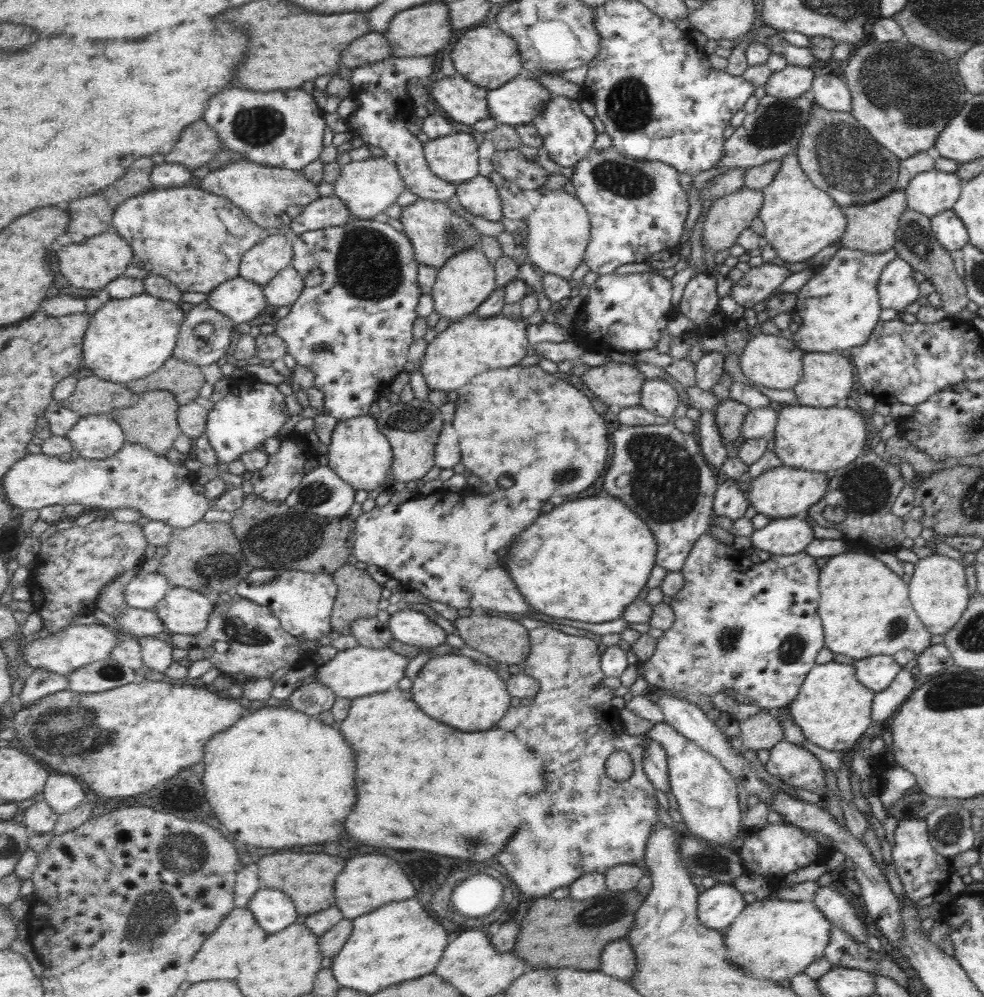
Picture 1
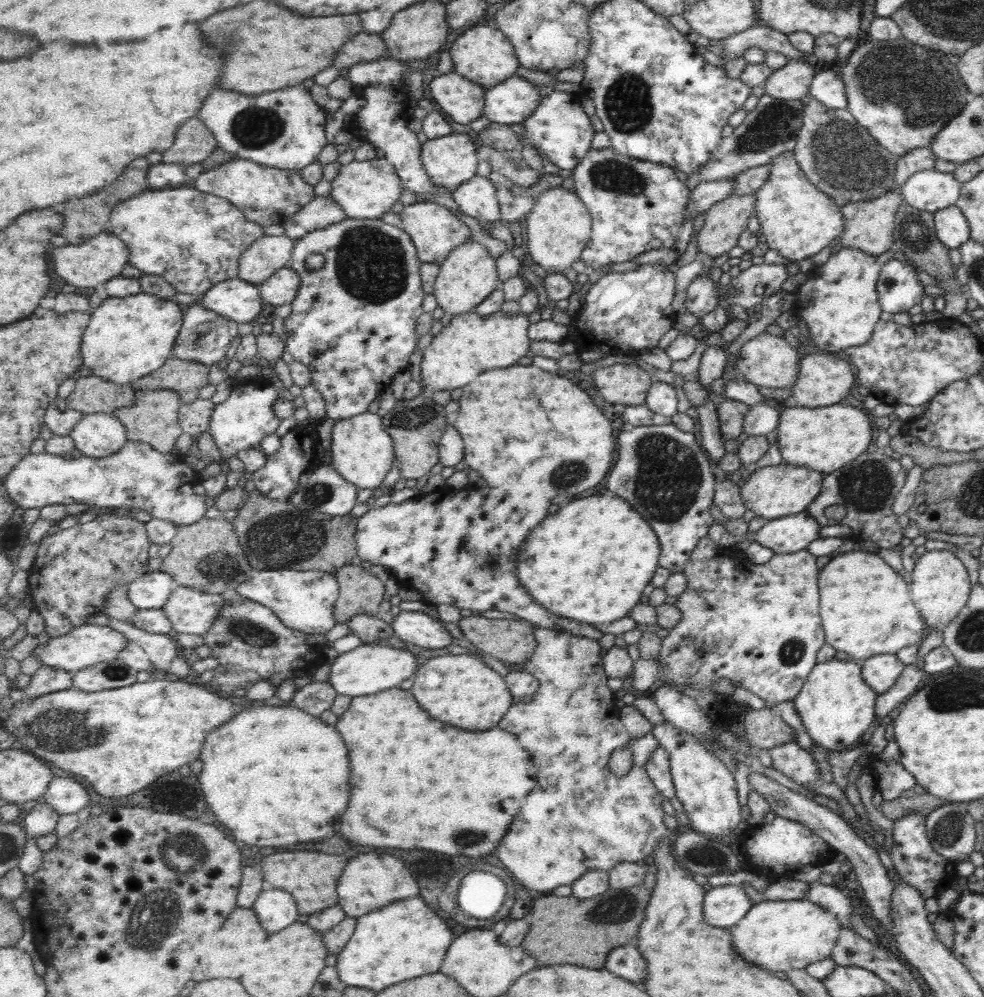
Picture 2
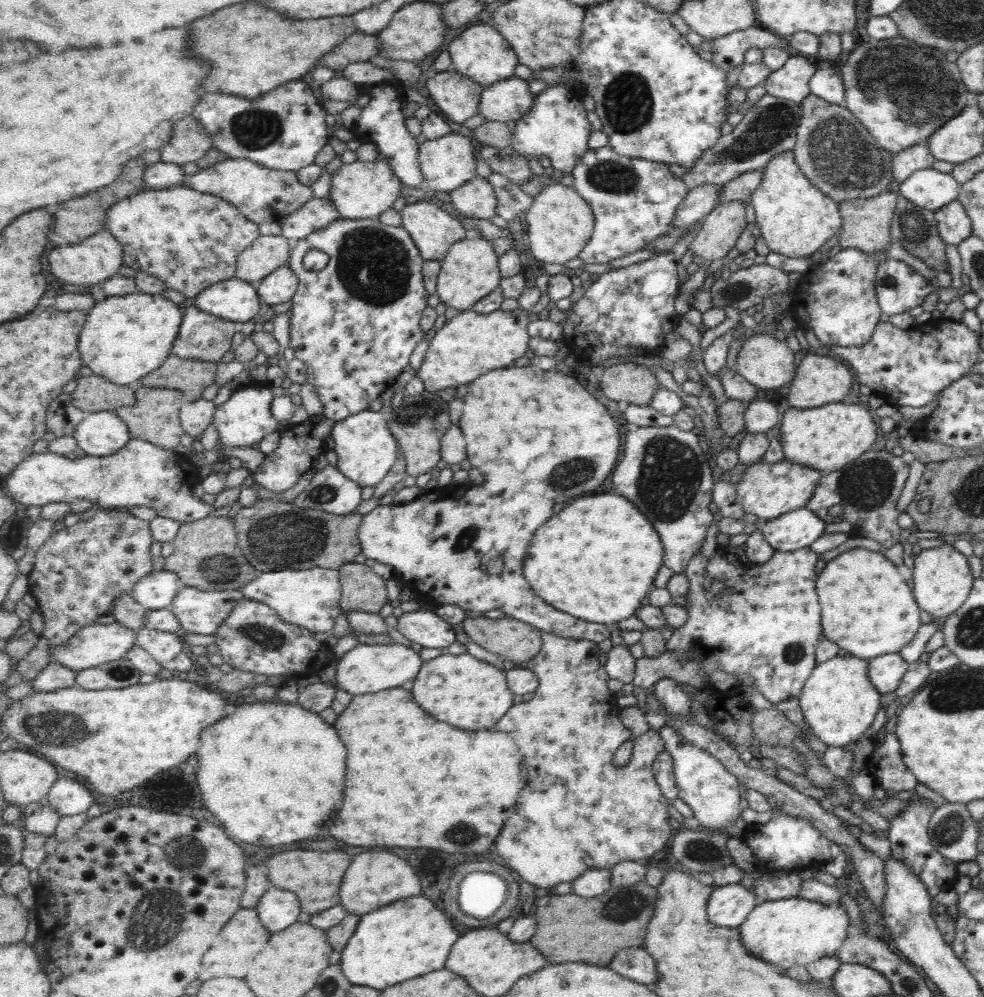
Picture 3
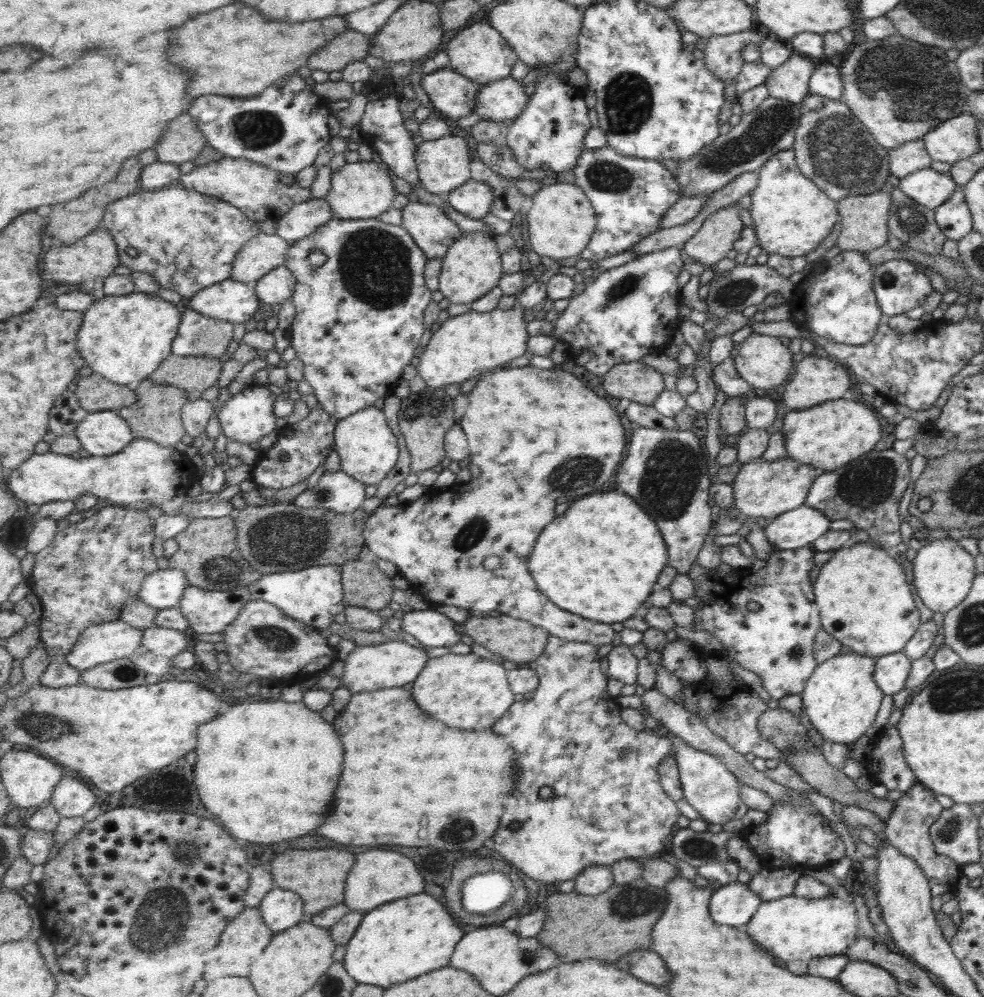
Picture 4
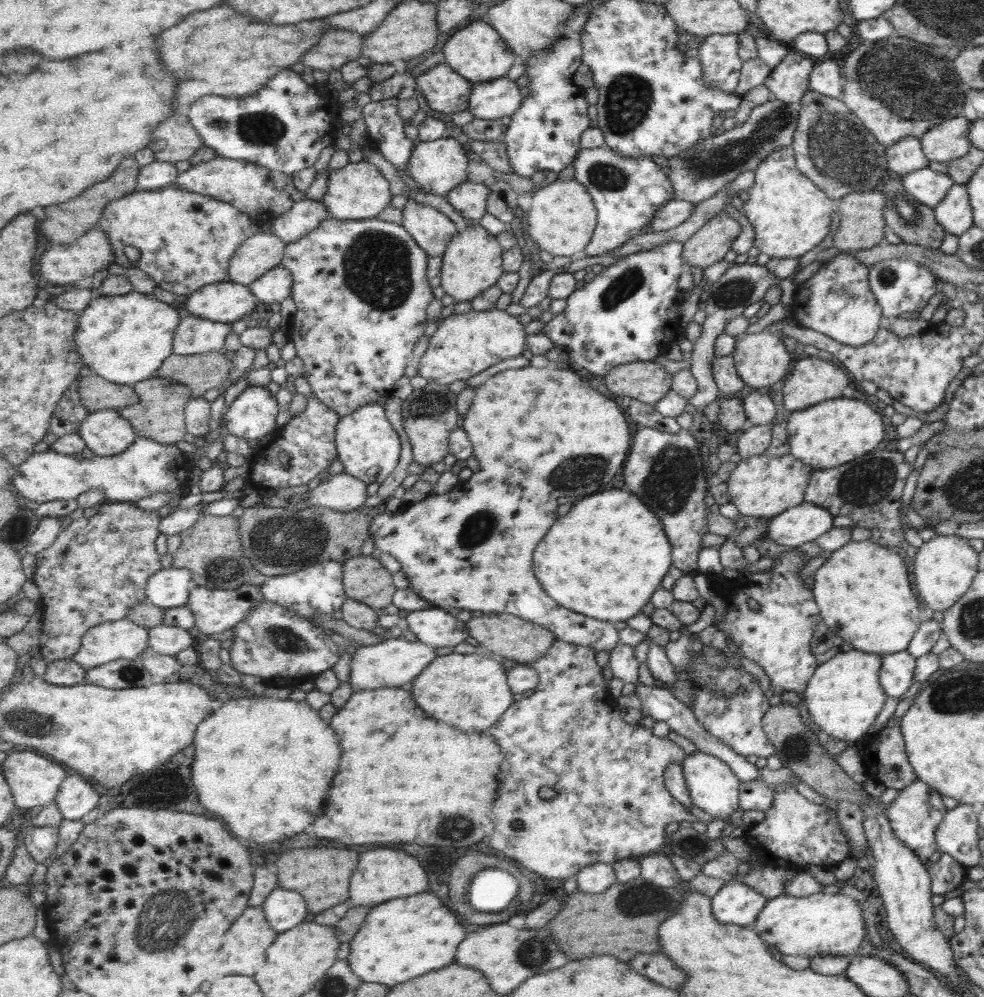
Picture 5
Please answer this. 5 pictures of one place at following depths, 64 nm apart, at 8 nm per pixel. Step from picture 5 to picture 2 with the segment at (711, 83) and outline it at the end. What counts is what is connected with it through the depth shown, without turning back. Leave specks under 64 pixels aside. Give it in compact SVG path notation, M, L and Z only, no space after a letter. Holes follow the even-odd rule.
M763 24L720 41L723 48L721 57L724 60L724 66L734 58L744 56L745 52L752 47L760 48L763 51L781 52L787 60L804 60L805 52L794 48L789 43L787 35Z

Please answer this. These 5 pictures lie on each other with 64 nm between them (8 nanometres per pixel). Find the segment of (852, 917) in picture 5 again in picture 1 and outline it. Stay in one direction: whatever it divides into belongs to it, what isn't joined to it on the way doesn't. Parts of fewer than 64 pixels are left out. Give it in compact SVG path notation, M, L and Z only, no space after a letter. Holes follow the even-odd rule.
M768 896L748 903L739 918L723 930L728 960L758 980L786 980L800 974L814 960L824 957L834 927L813 902L792 902Z

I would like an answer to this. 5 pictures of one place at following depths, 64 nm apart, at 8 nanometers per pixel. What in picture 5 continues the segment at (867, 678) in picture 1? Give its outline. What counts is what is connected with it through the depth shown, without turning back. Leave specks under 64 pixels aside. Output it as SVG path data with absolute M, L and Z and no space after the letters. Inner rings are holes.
M907 650L881 657L880 685L887 696L901 698L914 684L916 658Z

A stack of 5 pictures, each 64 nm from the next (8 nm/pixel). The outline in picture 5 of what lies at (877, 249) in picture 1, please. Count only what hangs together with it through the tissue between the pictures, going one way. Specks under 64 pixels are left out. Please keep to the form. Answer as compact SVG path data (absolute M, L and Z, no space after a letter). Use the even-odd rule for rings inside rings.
M852 192L839 199L836 203L836 208L840 212L840 226L834 235L833 245L842 250L864 250L872 248L885 239L887 228L884 221L884 207L886 200L881 192Z

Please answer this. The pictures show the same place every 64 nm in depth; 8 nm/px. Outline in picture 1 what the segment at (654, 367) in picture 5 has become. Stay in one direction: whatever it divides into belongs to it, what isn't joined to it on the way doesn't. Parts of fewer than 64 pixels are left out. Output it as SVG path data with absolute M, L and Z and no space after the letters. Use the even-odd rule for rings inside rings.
M610 361L606 365L591 367L581 378L605 404L622 408L643 404L643 388L648 379L636 365Z

